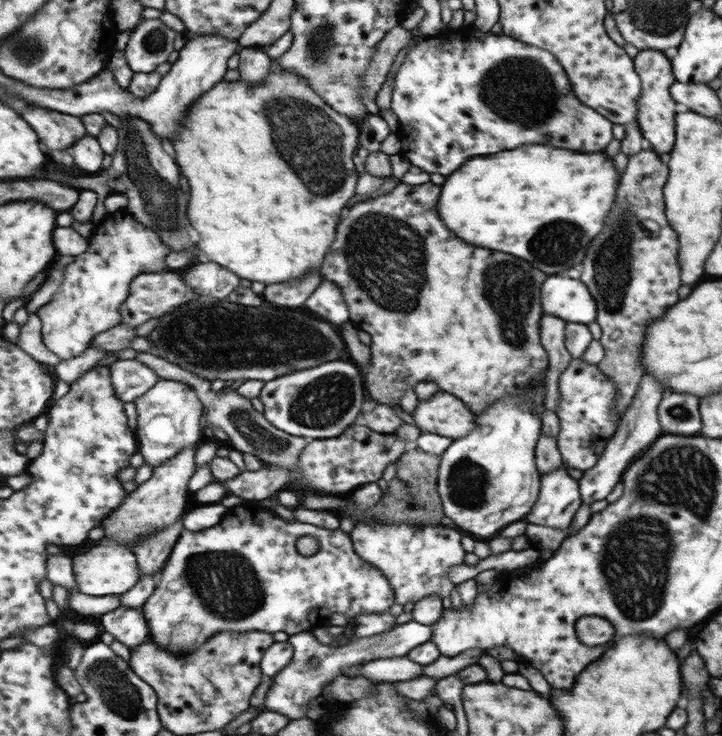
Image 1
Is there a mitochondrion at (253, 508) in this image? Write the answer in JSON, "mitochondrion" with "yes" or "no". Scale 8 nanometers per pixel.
{"mitochondrion":"no"}

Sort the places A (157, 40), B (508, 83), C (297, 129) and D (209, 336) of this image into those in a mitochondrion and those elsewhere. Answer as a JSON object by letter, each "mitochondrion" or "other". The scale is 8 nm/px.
{"A":"mitochondrion","B":"mitochondrion","C":"mitochondrion","D":"mitochondrion"}

